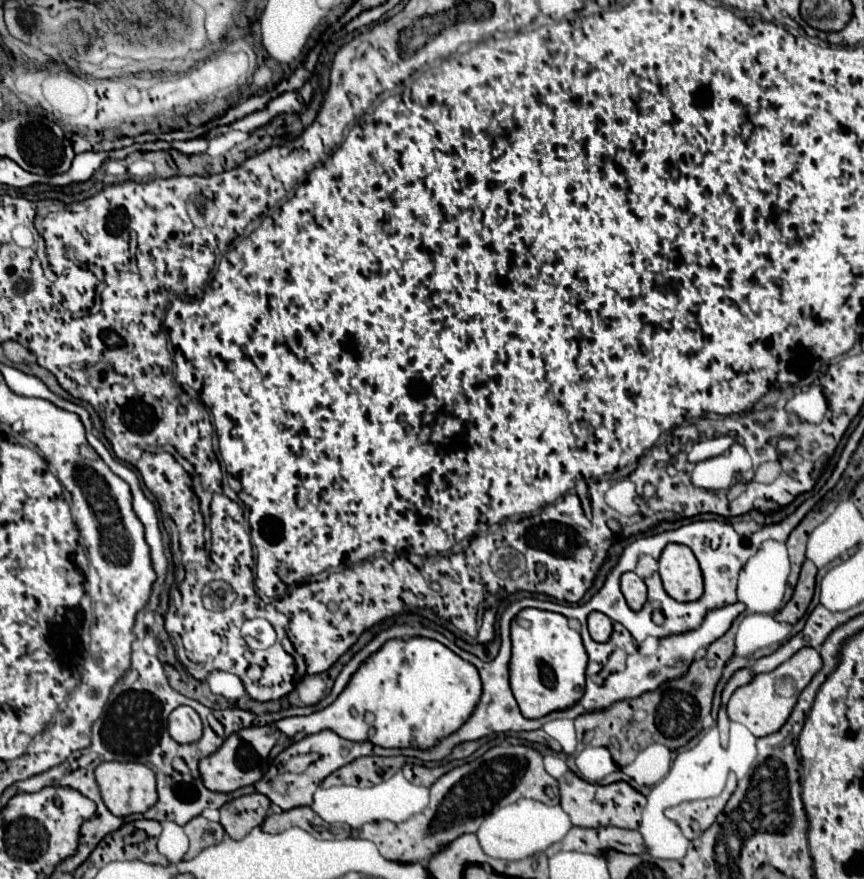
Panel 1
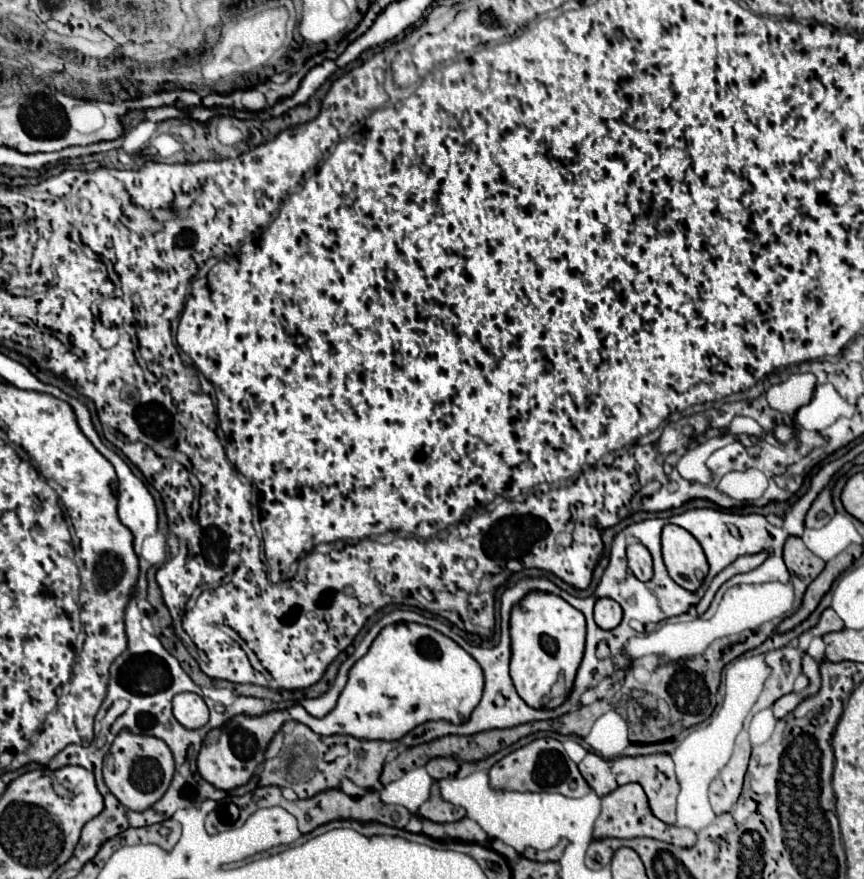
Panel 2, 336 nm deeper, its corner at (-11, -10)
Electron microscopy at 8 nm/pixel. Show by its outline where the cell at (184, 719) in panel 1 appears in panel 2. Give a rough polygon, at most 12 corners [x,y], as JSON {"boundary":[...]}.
{"boundary":[[194,692],[174,696],[174,716],[196,730],[208,722],[208,706]]}

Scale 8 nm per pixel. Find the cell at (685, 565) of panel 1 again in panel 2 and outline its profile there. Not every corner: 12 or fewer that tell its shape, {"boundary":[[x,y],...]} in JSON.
{"boundary":[[682,526],[662,528],[670,578],[694,592],[708,574],[700,542]]}

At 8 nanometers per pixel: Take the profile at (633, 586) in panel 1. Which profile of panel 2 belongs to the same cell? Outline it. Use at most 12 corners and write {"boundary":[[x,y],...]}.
{"boundary":[[644,544],[626,548],[628,566],[642,582],[652,578],[652,556]]}

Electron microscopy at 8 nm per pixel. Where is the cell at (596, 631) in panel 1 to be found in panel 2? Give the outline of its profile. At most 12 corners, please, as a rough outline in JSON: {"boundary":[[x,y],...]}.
{"boundary":[[598,598],[594,620],[612,630],[622,620],[622,608],[612,598]]}

